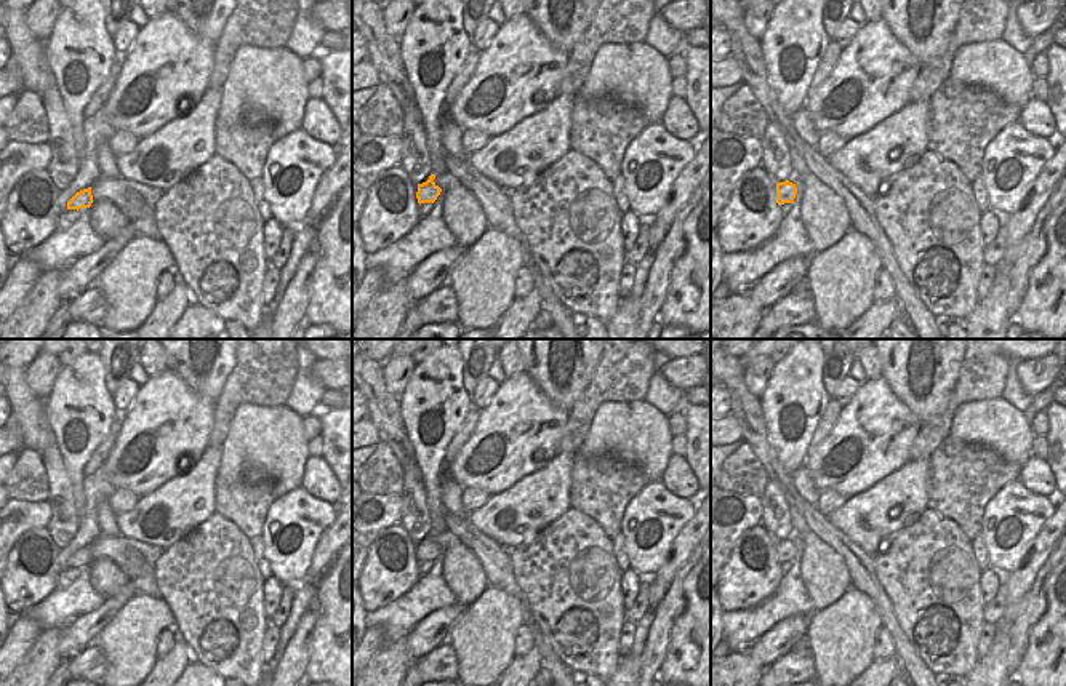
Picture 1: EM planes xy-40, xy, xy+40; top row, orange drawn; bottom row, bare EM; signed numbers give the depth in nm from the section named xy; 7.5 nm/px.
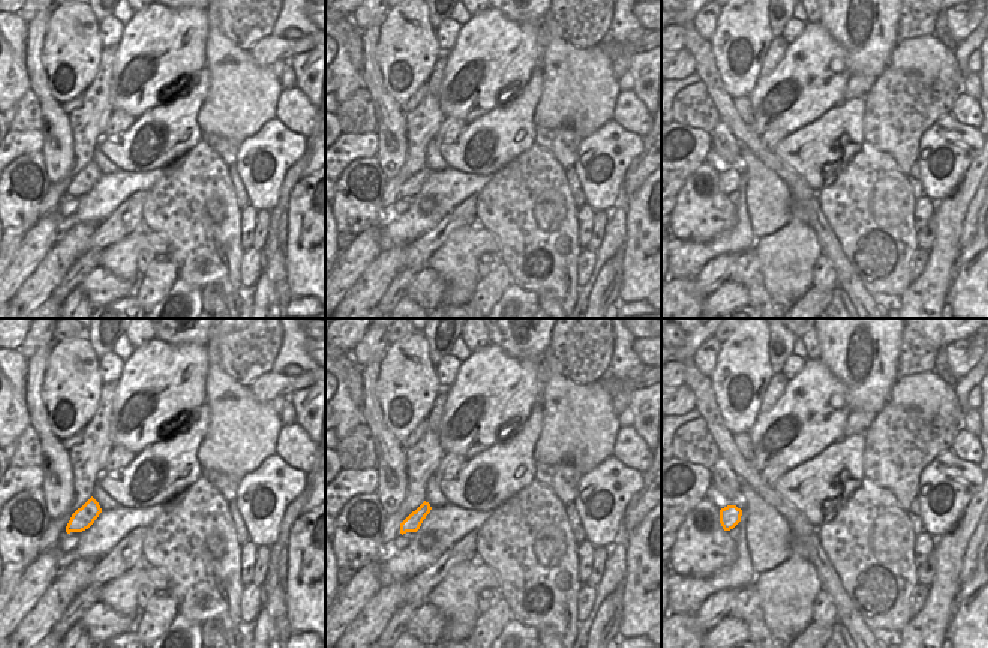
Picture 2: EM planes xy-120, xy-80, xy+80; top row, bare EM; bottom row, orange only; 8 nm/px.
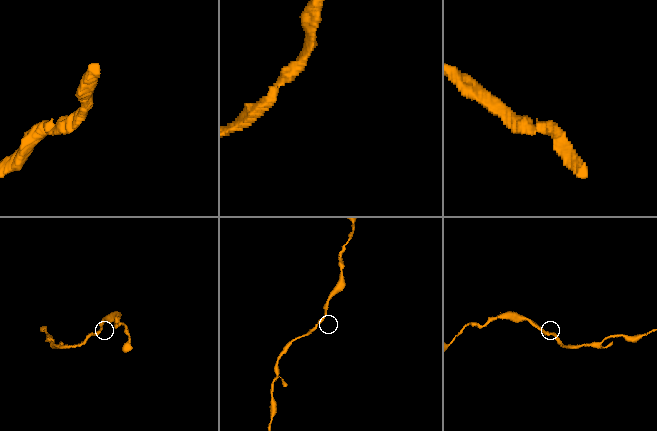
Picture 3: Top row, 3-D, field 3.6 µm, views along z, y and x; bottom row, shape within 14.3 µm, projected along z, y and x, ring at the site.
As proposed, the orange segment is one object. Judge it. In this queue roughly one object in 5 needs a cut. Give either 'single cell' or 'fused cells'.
single cell

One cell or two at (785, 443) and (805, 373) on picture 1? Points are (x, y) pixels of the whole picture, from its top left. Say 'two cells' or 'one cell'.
one cell

